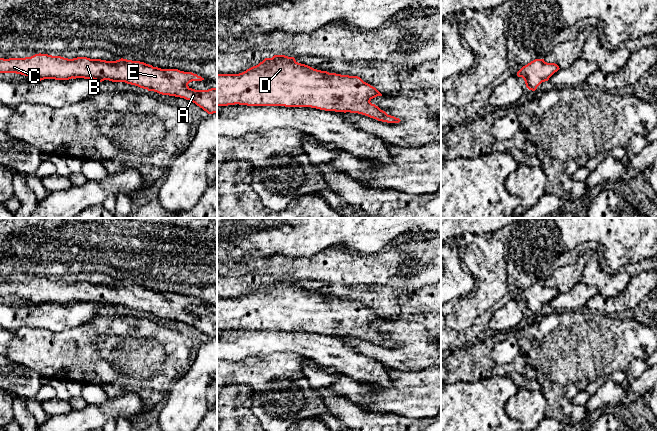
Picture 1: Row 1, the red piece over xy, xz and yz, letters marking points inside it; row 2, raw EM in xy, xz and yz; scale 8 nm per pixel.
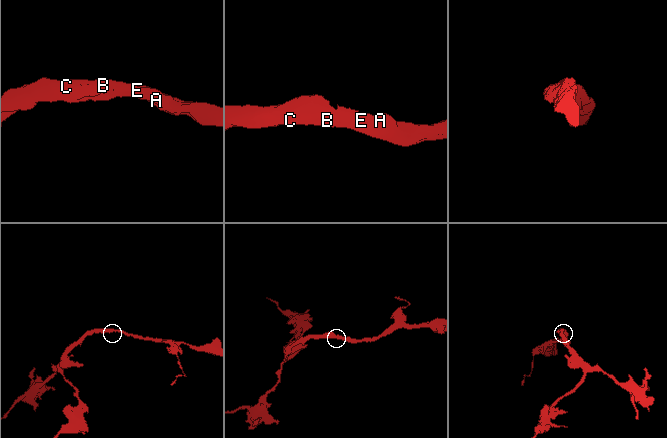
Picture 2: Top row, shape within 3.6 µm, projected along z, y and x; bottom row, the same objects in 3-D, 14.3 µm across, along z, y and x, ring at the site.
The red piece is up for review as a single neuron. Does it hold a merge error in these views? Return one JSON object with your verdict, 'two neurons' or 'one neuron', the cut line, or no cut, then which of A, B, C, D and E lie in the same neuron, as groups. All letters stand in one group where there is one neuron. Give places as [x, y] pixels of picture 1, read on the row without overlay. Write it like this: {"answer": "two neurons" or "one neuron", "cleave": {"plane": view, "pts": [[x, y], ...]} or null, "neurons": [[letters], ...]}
{"answer": "one neuron", "cleave": null, "neurons": [["A", "B", "C", "D", "E"]]}

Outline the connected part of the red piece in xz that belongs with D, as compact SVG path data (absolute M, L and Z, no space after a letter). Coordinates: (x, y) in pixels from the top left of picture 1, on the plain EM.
M274 279L239 298L217 298L217 330L311 331L325 335L358 337L378 345L399 347L370 325L382 318L358 300L341 299L298 287L294 281Z

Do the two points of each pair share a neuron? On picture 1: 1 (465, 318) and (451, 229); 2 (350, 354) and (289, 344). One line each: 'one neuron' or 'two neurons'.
1: two neurons
2: one neuron

